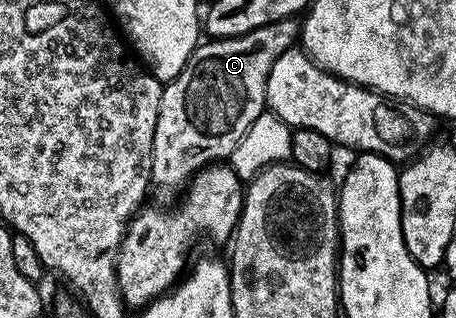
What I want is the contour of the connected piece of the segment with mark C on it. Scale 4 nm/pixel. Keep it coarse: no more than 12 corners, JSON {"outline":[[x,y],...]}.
{"outline":[[296,17],[208,39],[162,88],[151,184],[183,190],[265,112]]}

